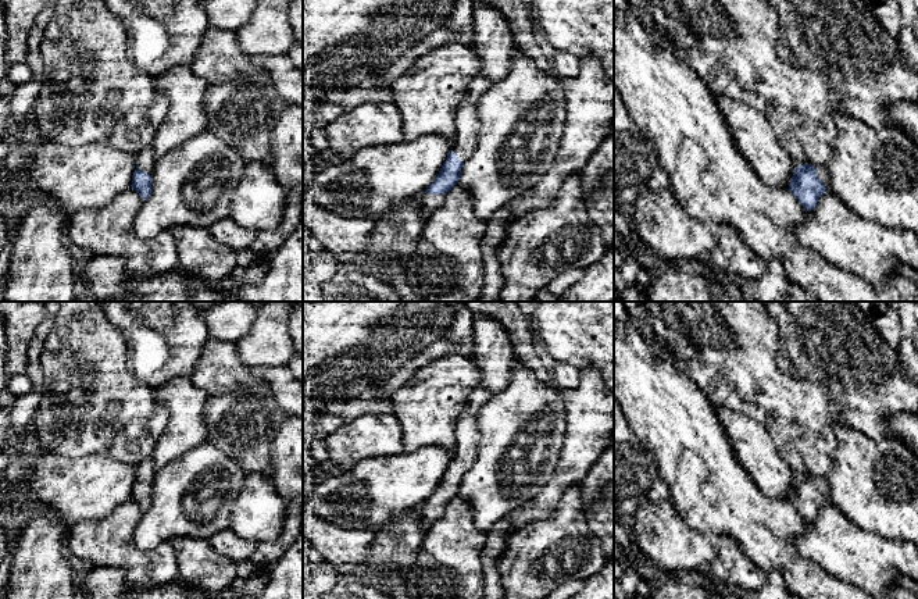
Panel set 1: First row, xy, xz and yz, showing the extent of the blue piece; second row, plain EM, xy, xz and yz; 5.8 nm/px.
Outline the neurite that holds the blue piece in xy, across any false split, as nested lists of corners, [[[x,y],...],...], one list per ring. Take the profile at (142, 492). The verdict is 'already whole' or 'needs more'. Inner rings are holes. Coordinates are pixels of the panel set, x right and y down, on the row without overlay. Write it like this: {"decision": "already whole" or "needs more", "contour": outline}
{"decision": "needs more", "contour": [[[151,459],[137,464],[136,481],[132,488],[131,500],[135,500],[139,507],[147,511],[151,506],[153,485],[156,479],[157,468]]]}

